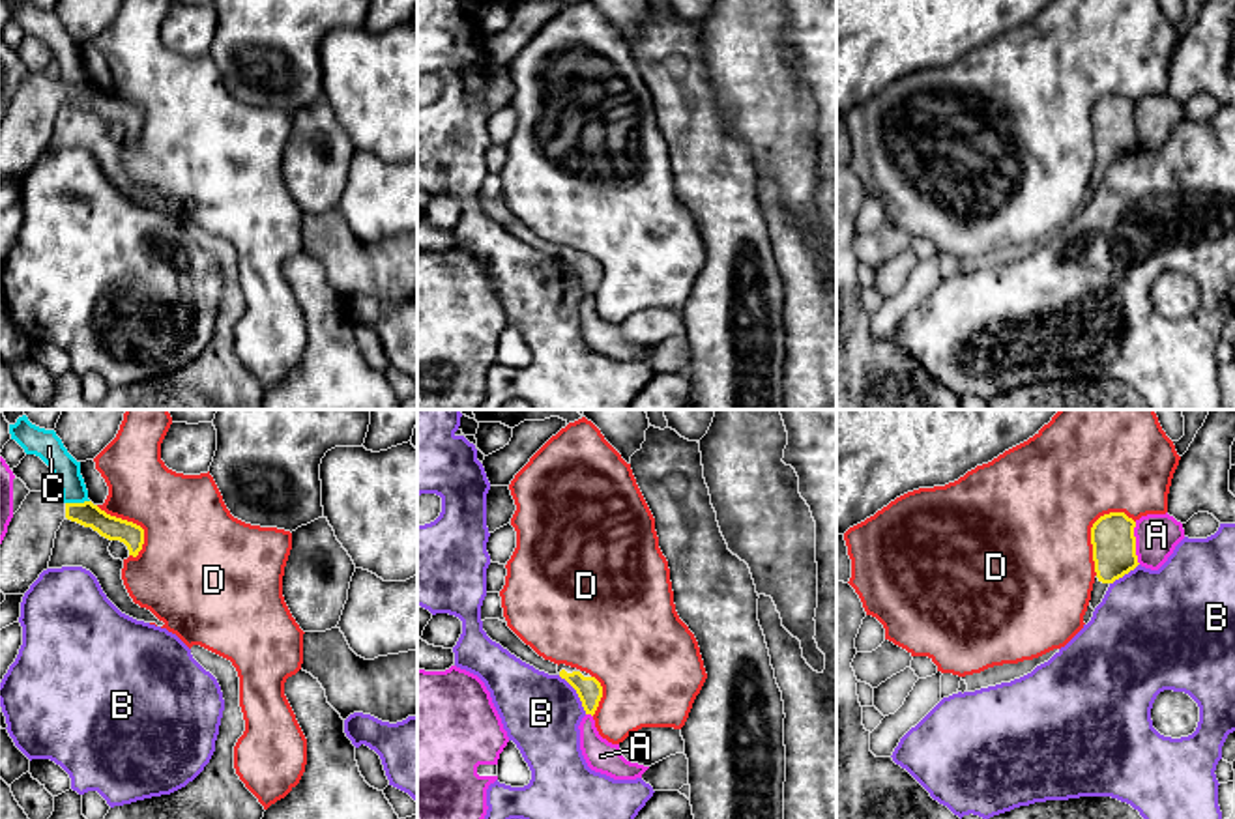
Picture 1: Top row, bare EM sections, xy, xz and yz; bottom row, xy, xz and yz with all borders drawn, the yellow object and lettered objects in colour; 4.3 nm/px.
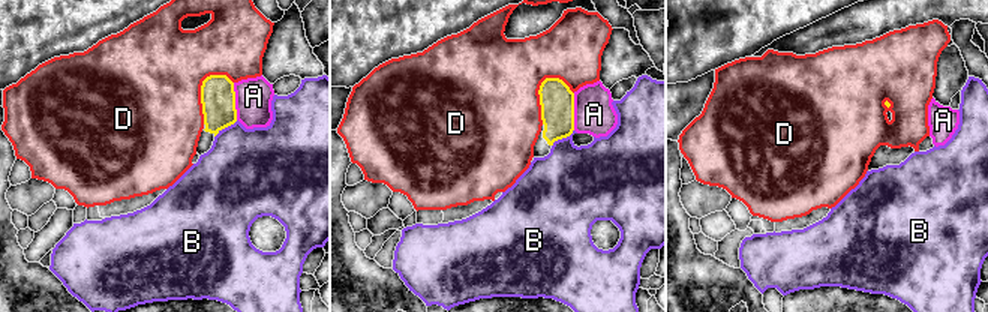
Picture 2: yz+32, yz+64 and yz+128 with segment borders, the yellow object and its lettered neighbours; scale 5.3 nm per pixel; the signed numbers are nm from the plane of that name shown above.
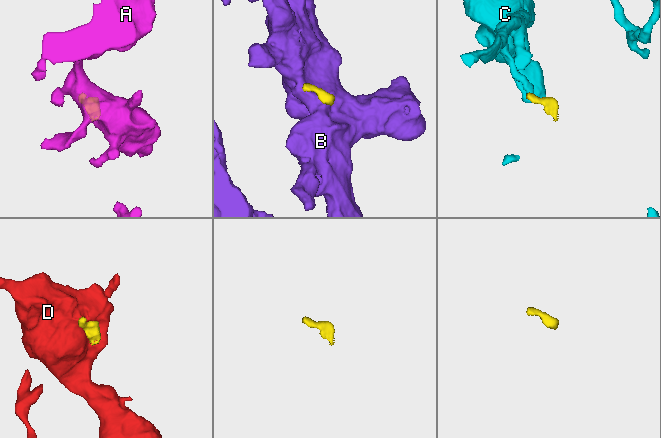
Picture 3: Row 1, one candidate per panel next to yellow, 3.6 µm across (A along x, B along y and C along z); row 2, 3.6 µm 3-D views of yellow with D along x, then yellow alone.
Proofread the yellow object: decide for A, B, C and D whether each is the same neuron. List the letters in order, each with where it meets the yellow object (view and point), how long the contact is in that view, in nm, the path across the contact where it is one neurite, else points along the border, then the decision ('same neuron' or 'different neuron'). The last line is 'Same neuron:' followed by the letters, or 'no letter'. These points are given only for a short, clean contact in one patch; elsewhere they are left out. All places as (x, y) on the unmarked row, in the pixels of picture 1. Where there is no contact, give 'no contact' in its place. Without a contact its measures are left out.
A: yz (1134, 124) | 190 nm | different neuron
B: xz (577, 273) | 200 nm | along xz (558, 257), (575, 272), (586, 294) | different neuron
C: xy (77, 85) | 110 nm | along xy (88, 81), (66, 85) | different neuron
D: yz (1091, 116) | 300 nm | different neuron
Same neuron: no letter

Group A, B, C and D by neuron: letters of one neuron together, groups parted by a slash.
A / B / C / D

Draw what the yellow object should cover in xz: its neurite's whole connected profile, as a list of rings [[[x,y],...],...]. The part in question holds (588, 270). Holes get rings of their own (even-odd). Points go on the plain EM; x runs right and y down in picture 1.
[[[565,245],[558,247],[556,256],[565,260],[576,271],[586,295],[593,297],[599,288],[599,282],[603,279],[601,264],[595,258],[591,258],[589,254],[565,247]]]

